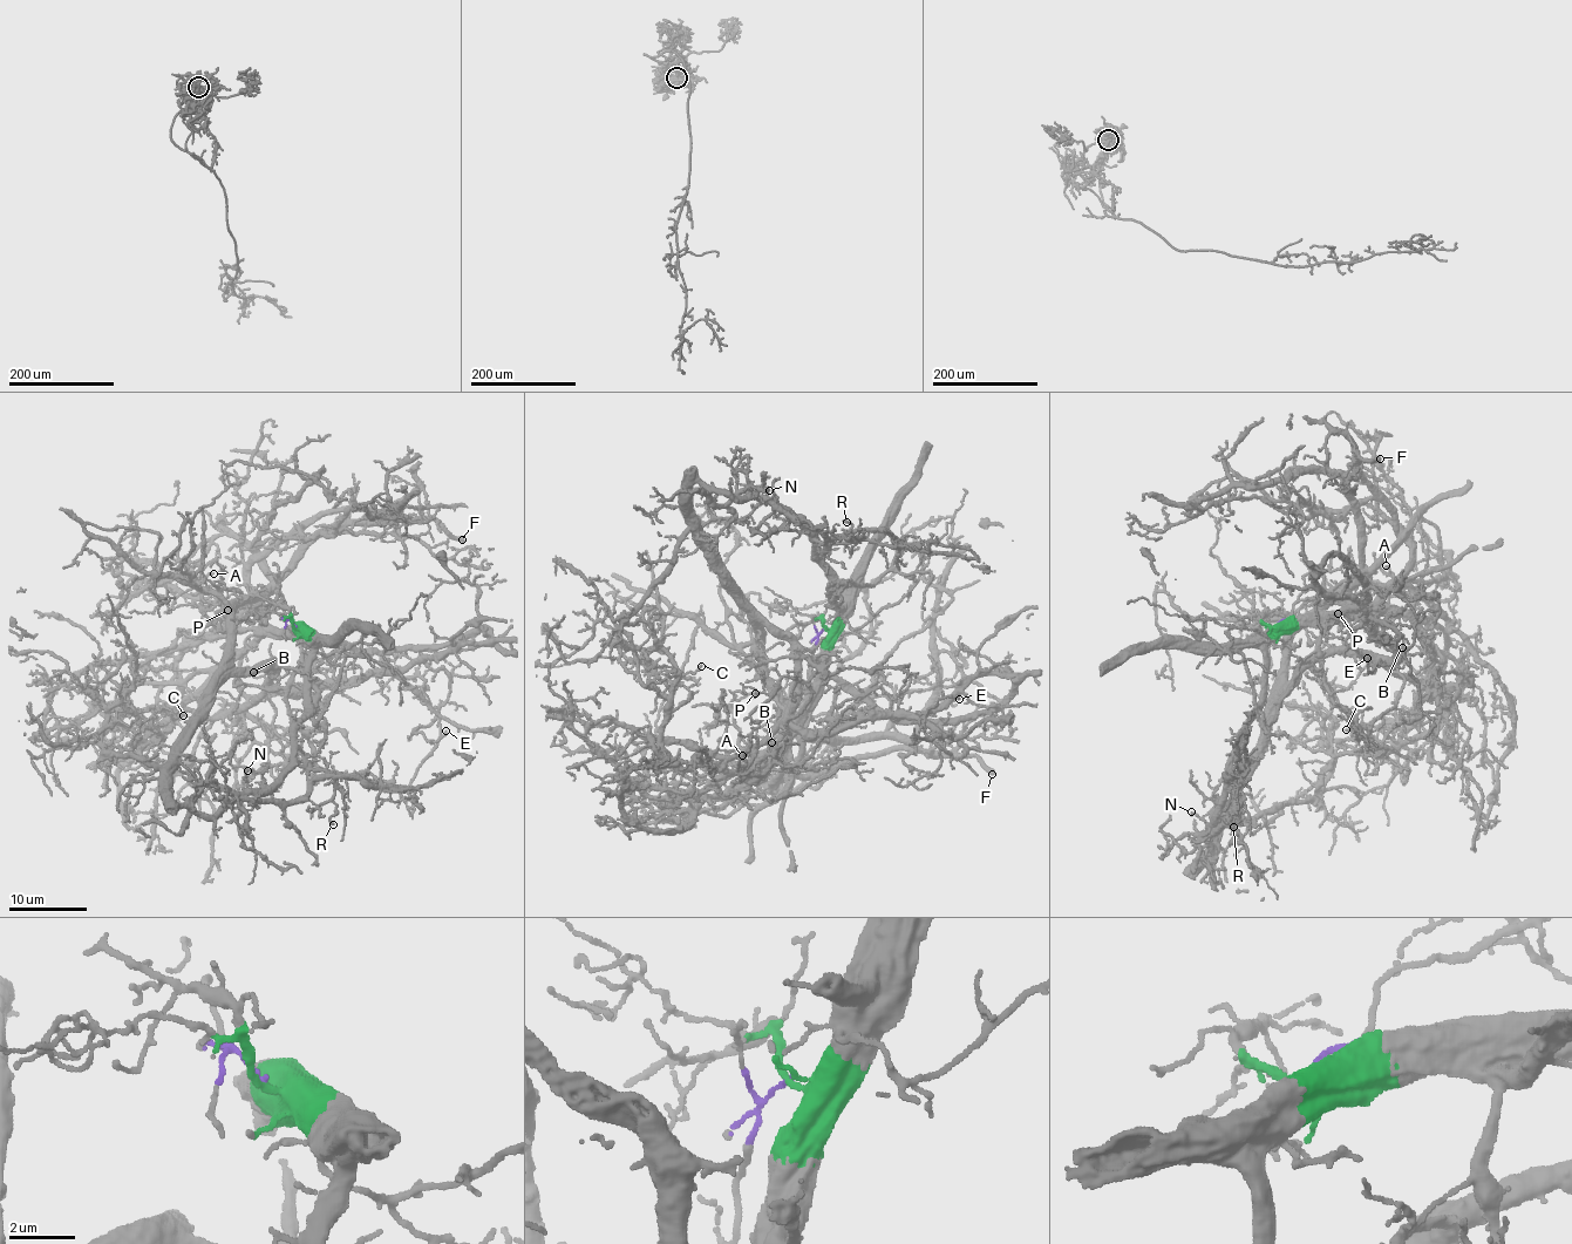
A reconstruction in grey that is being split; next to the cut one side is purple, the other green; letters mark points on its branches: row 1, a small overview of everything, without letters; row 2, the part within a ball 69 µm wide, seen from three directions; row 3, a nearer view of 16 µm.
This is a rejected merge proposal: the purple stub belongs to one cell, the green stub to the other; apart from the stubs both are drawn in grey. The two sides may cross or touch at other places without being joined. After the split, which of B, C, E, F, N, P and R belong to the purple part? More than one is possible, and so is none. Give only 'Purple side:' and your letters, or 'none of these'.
Purple side: B, F

